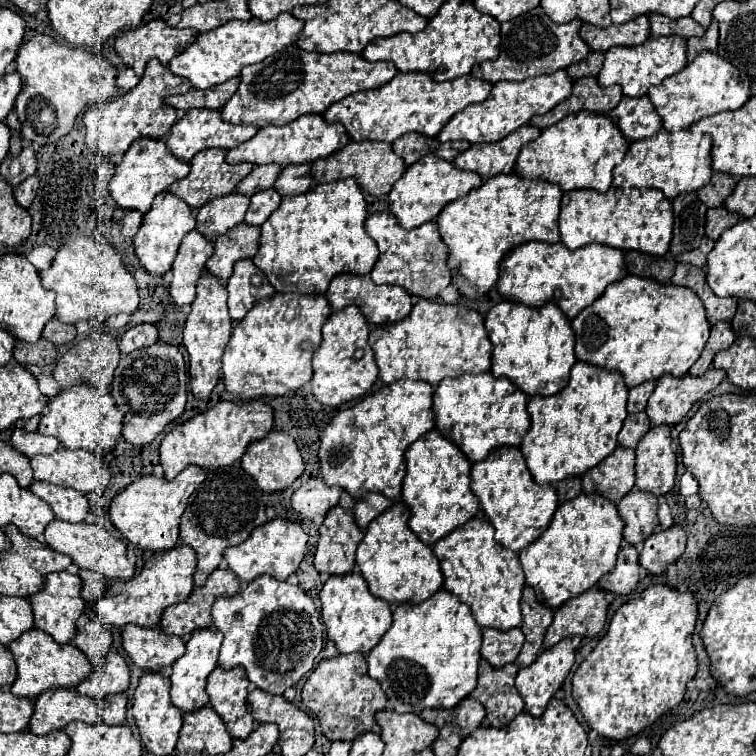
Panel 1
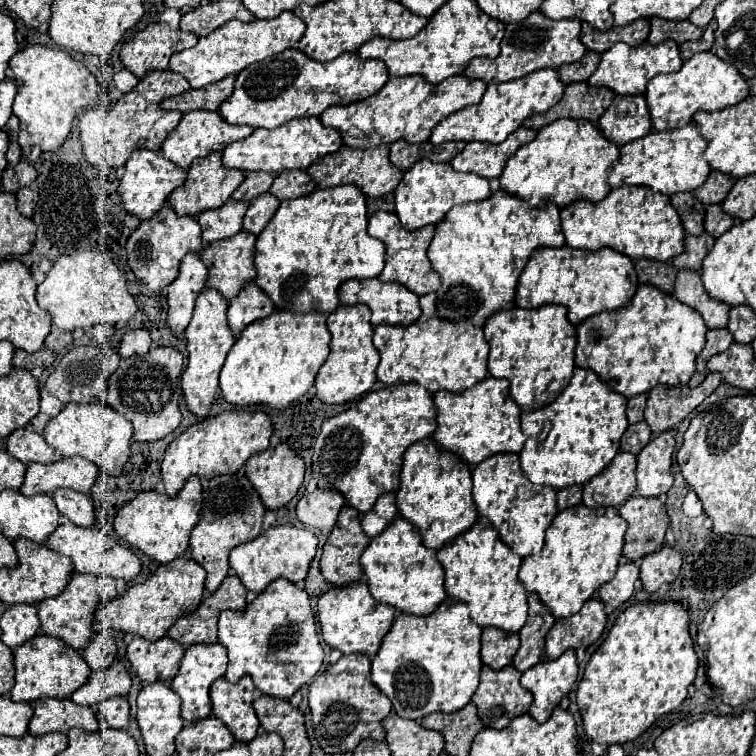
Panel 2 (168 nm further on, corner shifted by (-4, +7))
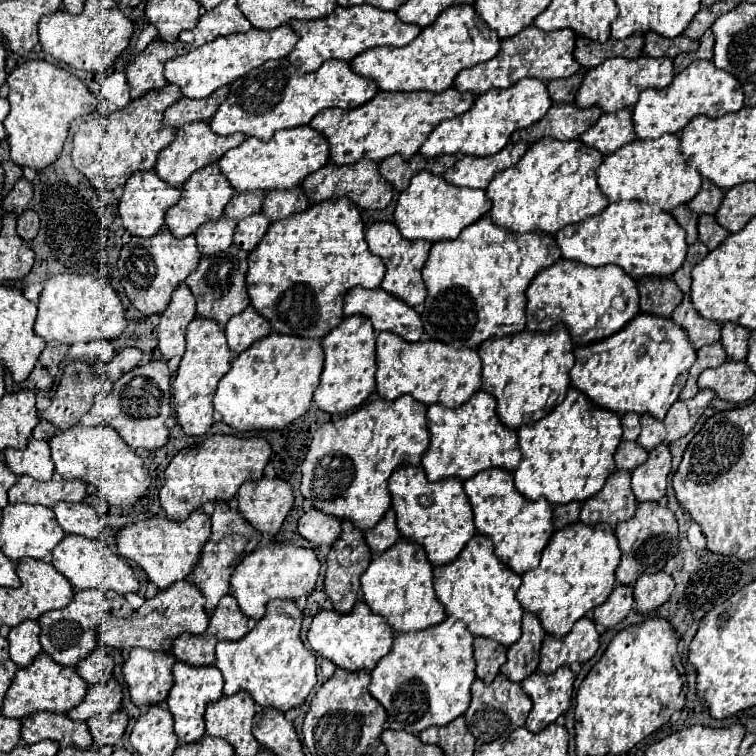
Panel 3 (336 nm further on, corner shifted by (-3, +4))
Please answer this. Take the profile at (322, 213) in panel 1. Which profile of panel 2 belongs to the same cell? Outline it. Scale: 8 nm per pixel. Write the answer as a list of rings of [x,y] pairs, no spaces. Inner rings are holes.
[[[337,186],[337,188],[317,188],[315,192],[307,194],[307,196],[299,196],[293,200],[283,200],[277,208],[277,212],[273,214],[273,218],[269,220],[269,224],[265,226],[265,230],[257,236],[257,244],[255,244],[255,268],[257,268],[257,286],[273,300],[275,308],[285,308],[285,310],[297,310],[297,312],[309,312],[309,310],[321,310],[321,312],[333,312],[339,306],[339,298],[337,298],[337,288],[349,280],[349,278],[375,278],[381,274],[383,270],[383,262],[385,262],[385,246],[381,244],[381,240],[371,238],[367,234],[367,202],[365,202],[365,194],[361,192],[361,188],[357,186]]]

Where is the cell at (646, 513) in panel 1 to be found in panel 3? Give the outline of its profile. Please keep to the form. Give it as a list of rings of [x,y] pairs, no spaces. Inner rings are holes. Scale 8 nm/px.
[[[638,503],[636,515],[616,527],[618,545],[622,551],[622,561],[616,569],[616,579],[620,585],[632,585],[642,573],[662,571],[666,561],[678,553],[678,523],[668,507],[658,503]]]

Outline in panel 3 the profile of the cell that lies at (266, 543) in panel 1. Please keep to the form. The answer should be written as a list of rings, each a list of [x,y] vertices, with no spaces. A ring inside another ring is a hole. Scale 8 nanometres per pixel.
[[[274,541],[268,547],[262,547],[252,555],[246,555],[242,563],[234,569],[230,579],[232,595],[236,597],[238,607],[246,617],[262,619],[268,601],[272,599],[298,601],[302,595],[310,595],[316,587],[318,573],[320,573],[320,561],[316,559],[314,551]]]

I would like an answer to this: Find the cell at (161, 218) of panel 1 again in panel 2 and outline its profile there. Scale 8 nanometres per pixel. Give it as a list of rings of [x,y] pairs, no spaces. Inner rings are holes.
[[[169,202],[163,204],[161,212],[153,216],[153,220],[143,220],[139,228],[127,240],[127,262],[135,276],[147,284],[149,290],[159,292],[167,284],[177,278],[179,262],[189,250],[201,250],[201,226],[197,224],[195,216],[177,216]]]

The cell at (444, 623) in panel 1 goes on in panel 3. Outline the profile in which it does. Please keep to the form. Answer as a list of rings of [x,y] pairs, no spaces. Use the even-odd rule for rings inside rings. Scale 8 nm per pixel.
[[[446,617],[444,623],[428,627],[416,633],[398,633],[392,649],[386,657],[380,659],[376,669],[370,673],[372,683],[368,687],[370,695],[386,709],[388,727],[394,731],[408,731],[420,735],[424,729],[432,725],[446,725],[460,717],[470,703],[470,685],[476,679],[474,673],[474,649],[472,649],[472,633],[466,631],[464,623],[454,617]]]

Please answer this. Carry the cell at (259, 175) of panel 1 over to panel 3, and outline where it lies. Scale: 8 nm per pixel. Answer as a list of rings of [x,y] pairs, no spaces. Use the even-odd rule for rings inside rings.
[[[250,191],[250,193],[238,193],[232,197],[232,201],[228,203],[224,215],[228,219],[240,221],[252,213],[258,213],[262,209],[262,201],[264,201],[264,193],[262,191]]]

